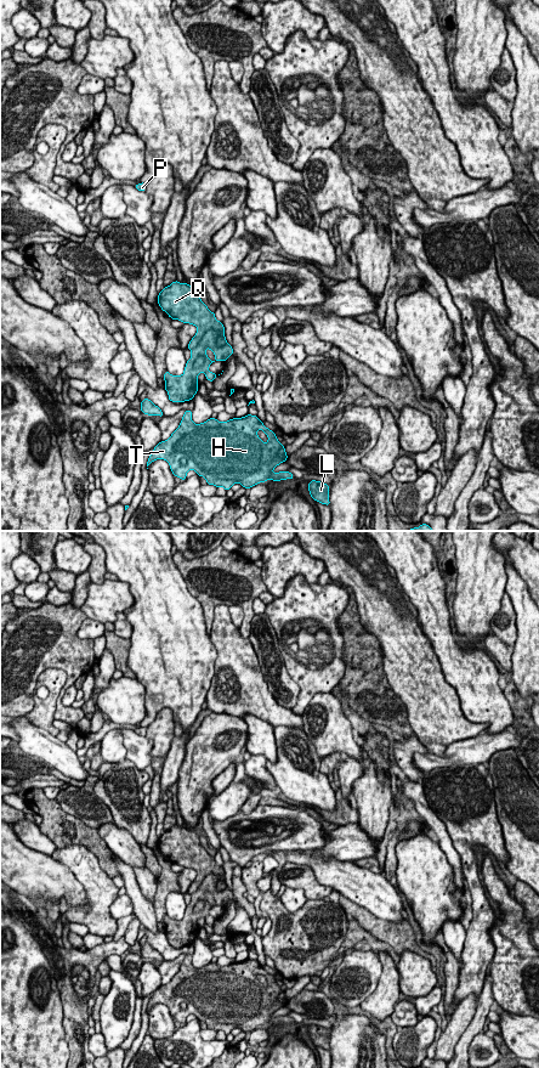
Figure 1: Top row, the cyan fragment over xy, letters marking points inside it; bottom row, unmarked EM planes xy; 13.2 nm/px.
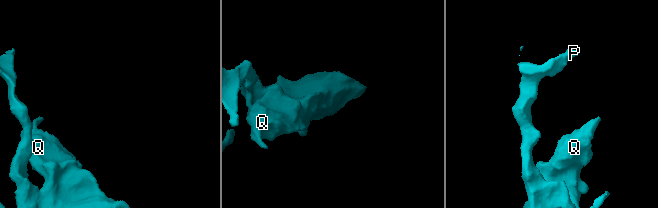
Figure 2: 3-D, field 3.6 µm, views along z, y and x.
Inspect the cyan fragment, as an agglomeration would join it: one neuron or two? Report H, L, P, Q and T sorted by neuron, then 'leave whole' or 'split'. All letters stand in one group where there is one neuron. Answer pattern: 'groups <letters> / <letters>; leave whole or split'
groups H L P T / Q; split

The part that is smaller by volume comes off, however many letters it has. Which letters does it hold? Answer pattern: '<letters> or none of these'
Q

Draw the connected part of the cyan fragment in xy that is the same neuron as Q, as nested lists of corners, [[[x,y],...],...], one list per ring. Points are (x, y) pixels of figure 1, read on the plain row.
[[[175,825],[164,831],[157,844],[170,863],[197,871],[197,877],[187,891],[189,894],[194,893],[210,874],[219,877],[217,891],[223,891],[227,887],[223,868],[216,864],[215,857],[211,857],[202,846],[199,836],[194,831]]]

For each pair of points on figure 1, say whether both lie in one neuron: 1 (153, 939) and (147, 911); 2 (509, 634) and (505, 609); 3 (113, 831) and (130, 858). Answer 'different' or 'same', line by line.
1: different
2: same
3: same

